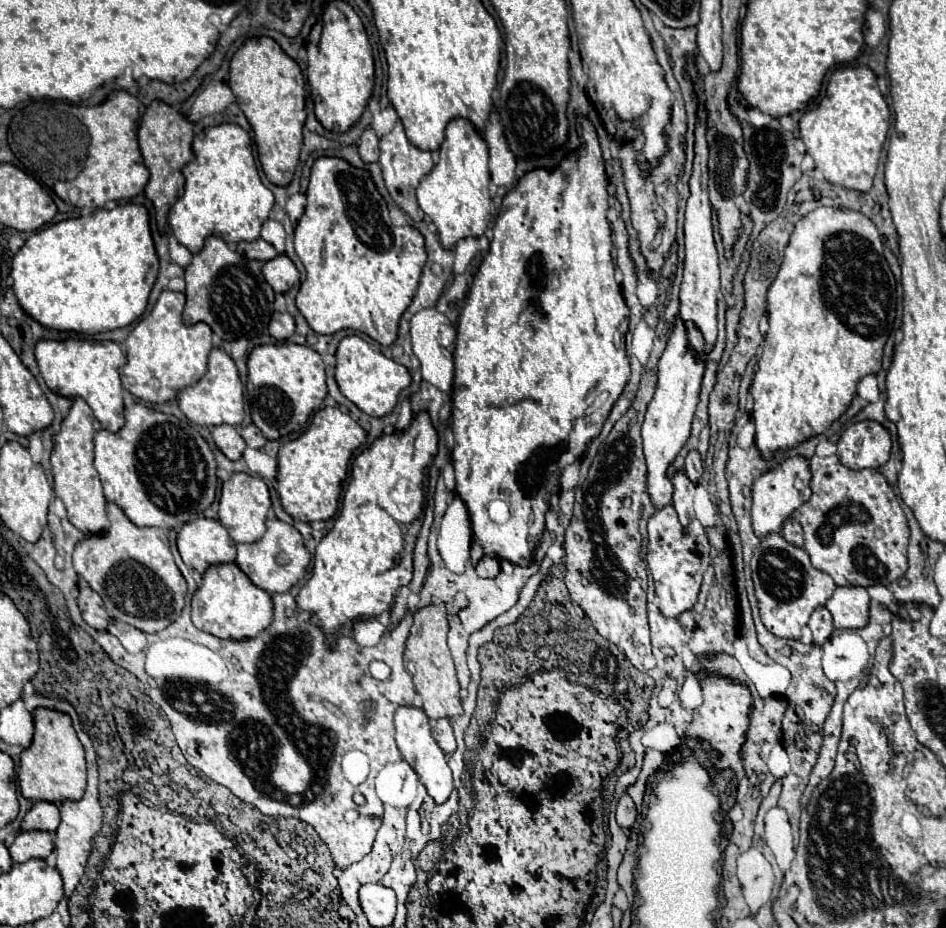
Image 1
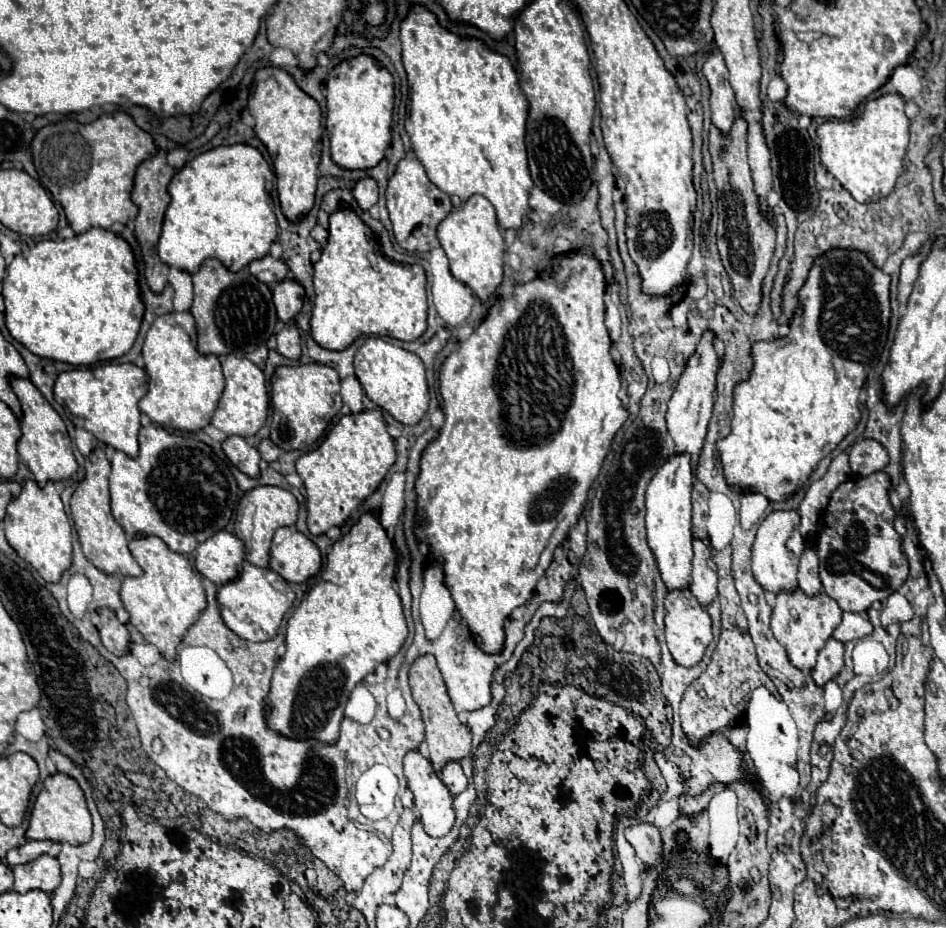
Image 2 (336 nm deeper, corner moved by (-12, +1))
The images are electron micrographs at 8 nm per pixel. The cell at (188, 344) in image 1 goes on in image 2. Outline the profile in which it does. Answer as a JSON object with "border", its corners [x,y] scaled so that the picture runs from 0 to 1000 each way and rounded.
{"border":[[[182,336],[167,341],[159,351],[150,384],[159,407],[156,425],[148,431],[148,442],[159,448],[161,455],[178,463],[214,463],[222,457],[233,425],[237,420],[237,405],[233,390],[226,381],[211,381],[205,373],[205,341],[201,336]]]}

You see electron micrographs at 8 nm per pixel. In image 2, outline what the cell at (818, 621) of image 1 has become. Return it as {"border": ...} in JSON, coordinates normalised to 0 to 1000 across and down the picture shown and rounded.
{"border":[[[877,688],[871,698],[865,703],[865,713],[858,720],[858,731],[865,739],[871,739],[875,733],[884,731],[890,722],[890,707],[892,707],[892,692]]]}

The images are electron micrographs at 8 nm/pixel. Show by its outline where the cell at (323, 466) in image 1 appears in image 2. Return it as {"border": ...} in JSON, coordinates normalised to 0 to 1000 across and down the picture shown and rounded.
{"border":[[[400,442],[362,448],[334,485],[313,496],[313,509],[323,526],[326,571],[336,578],[351,567],[359,567],[372,550],[400,526],[416,498],[416,474],[408,466],[406,450]]]}

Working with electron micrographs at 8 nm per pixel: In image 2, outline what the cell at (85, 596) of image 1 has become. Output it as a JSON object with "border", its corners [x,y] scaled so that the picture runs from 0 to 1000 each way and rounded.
{"border":[[[108,655],[104,657],[106,662],[106,688],[108,694],[121,705],[121,707],[129,707],[135,703],[135,692],[137,692],[137,683],[133,679],[133,675],[129,670],[125,670],[121,657],[116,655]]]}

